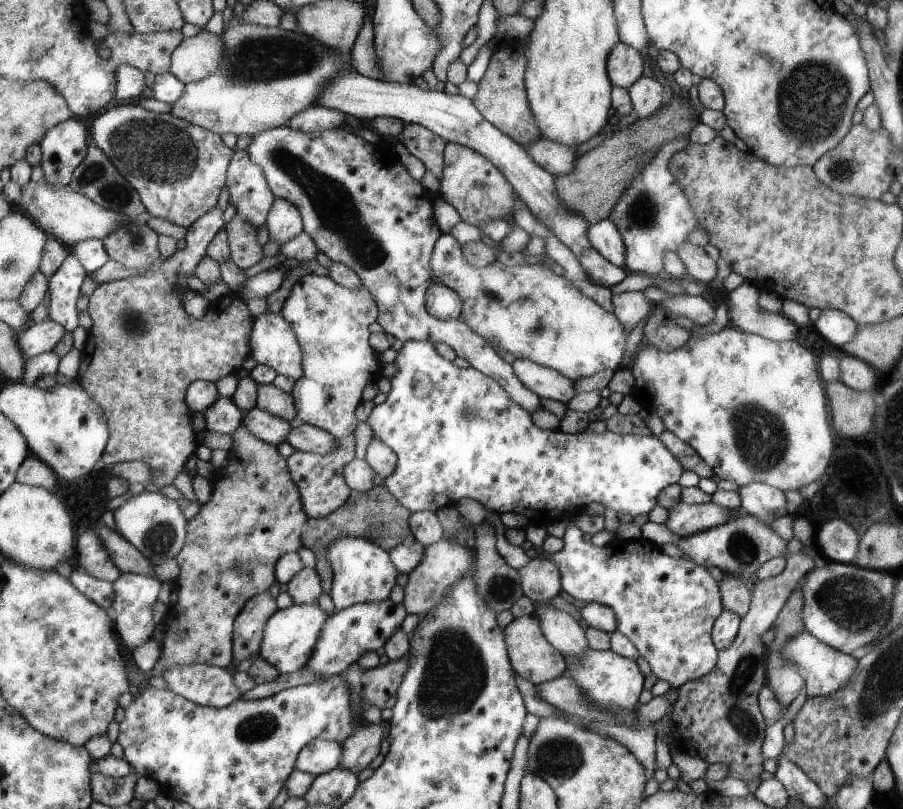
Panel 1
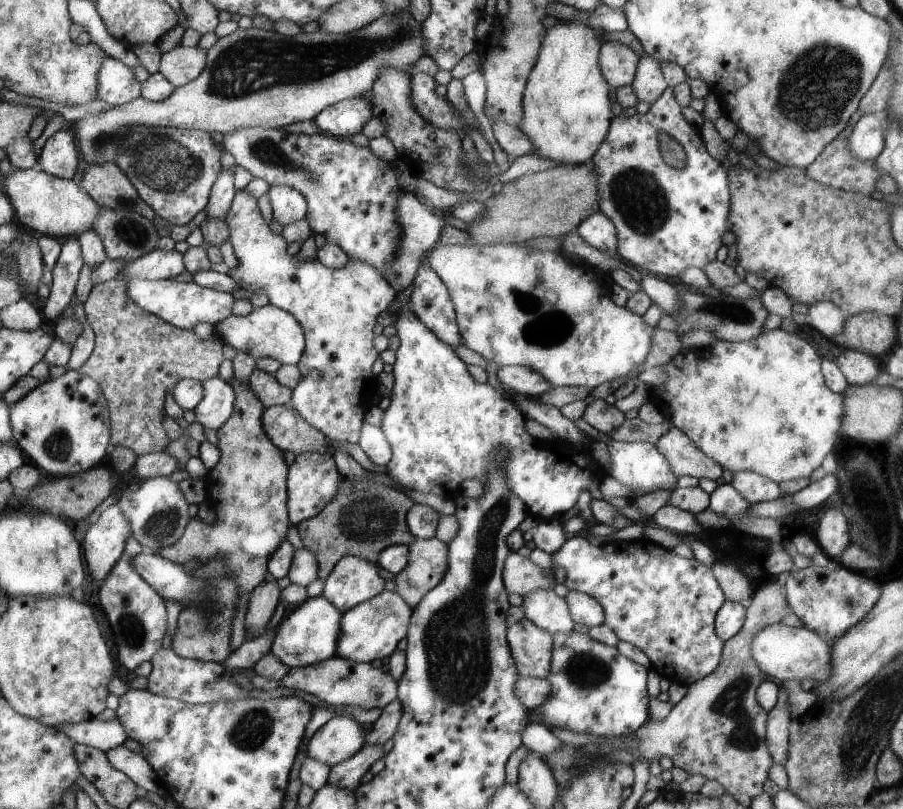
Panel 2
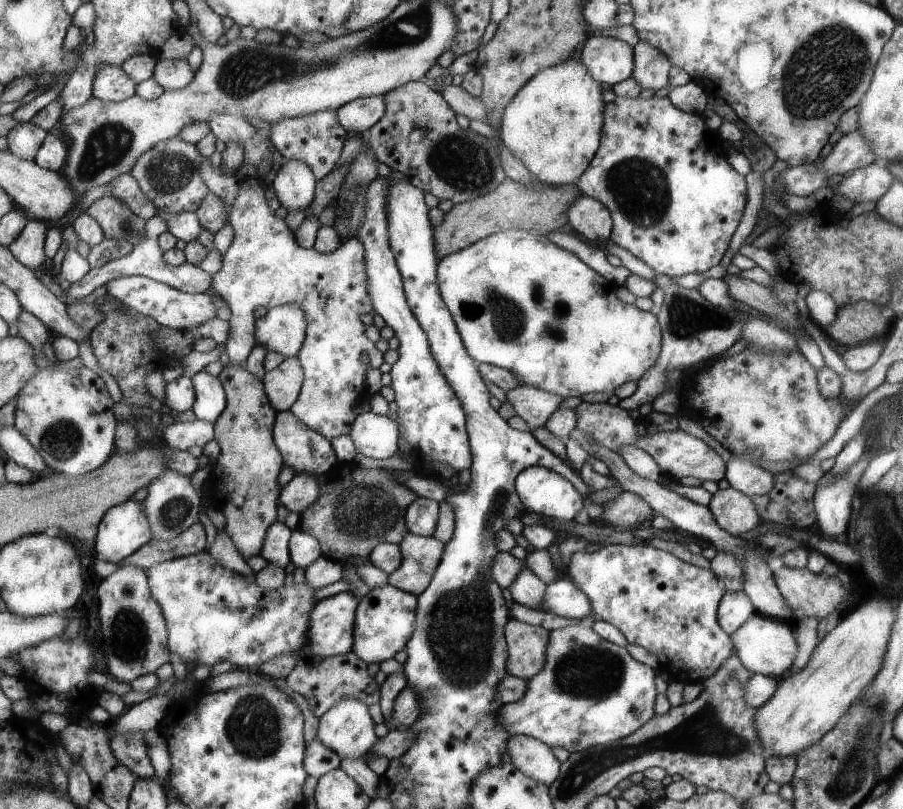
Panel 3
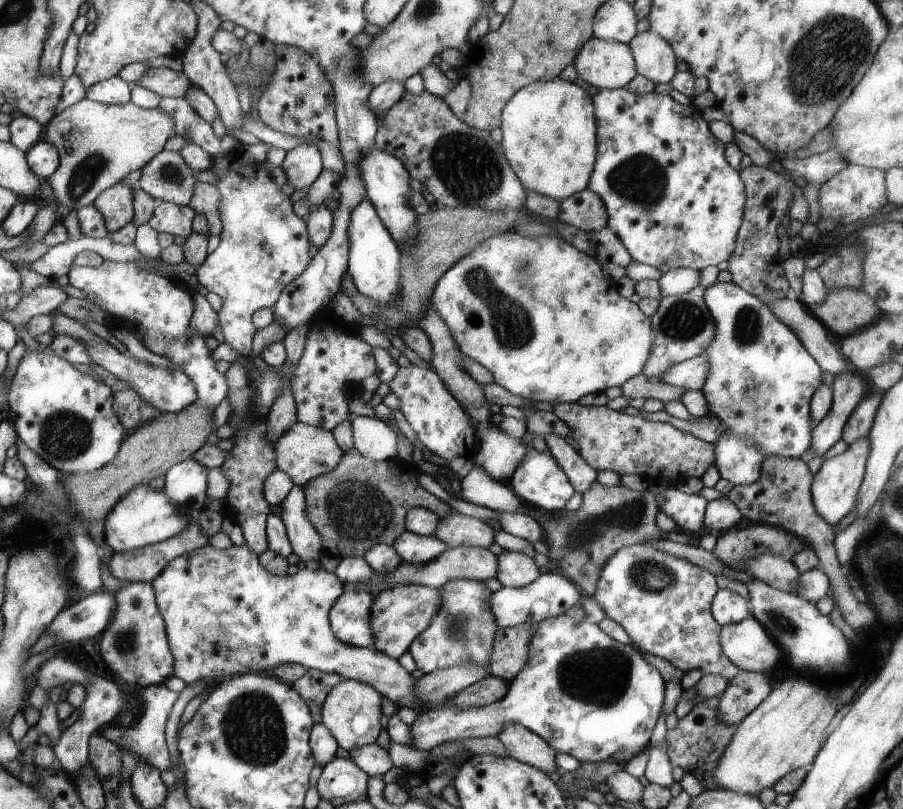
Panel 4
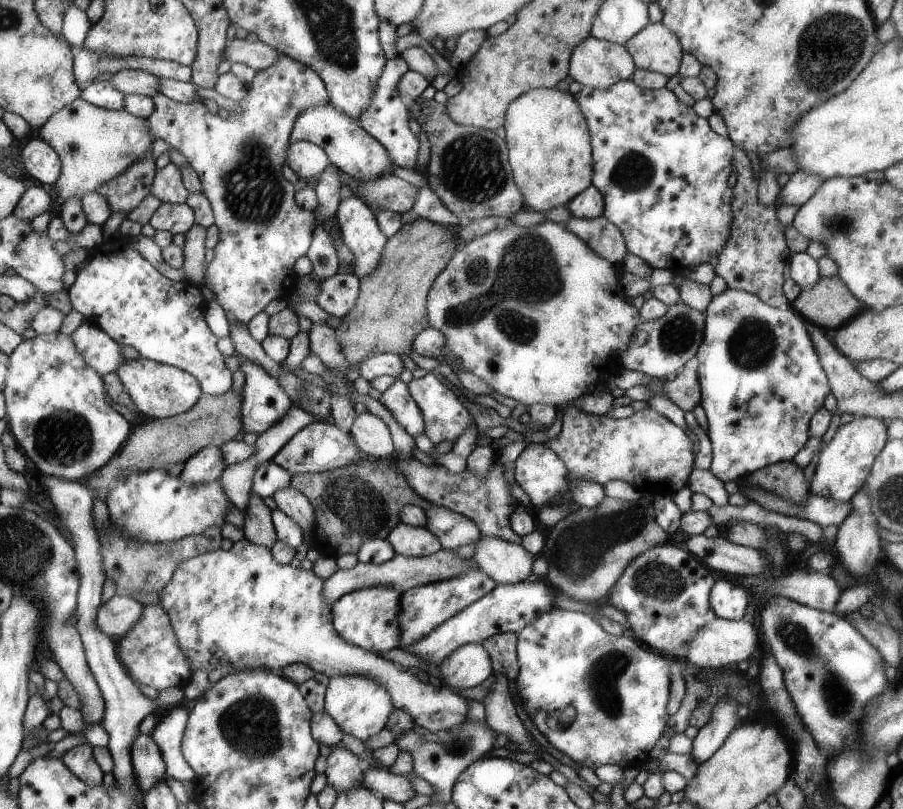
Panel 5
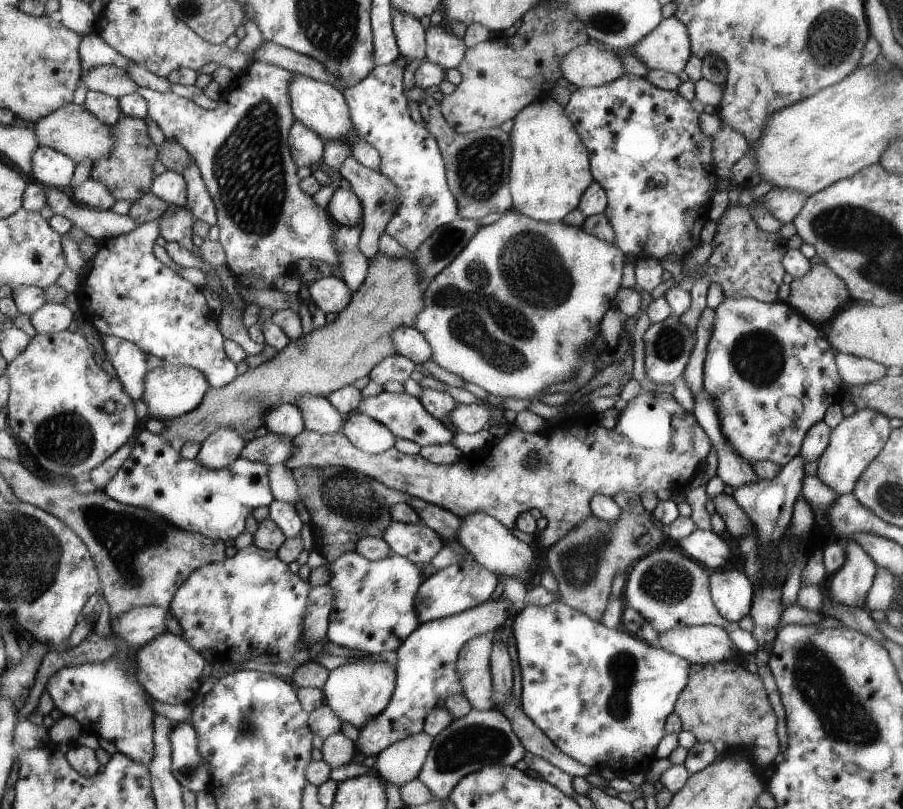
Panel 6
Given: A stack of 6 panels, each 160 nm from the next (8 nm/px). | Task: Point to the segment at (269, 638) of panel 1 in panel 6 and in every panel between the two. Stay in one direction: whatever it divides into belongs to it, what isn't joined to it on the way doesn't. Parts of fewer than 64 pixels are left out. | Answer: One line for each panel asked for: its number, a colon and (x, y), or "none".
2: (310, 634)
3: (333, 633)
4: (351, 617)
5: (370, 618)
6: (374, 611)

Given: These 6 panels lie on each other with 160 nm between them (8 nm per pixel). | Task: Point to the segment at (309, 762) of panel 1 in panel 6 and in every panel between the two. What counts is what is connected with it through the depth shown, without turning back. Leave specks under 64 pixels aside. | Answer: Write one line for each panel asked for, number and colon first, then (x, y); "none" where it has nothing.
2: (341, 738)
3: (348, 728)
4: (352, 711)
5: (362, 707)
6: (359, 692)

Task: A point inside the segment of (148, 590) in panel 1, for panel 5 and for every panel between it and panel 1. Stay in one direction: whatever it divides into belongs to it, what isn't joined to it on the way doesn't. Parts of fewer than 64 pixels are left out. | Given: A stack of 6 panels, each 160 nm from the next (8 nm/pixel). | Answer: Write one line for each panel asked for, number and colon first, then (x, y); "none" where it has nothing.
2: (137, 614)
3: (135, 634)
4: (135, 647)
5: (151, 653)

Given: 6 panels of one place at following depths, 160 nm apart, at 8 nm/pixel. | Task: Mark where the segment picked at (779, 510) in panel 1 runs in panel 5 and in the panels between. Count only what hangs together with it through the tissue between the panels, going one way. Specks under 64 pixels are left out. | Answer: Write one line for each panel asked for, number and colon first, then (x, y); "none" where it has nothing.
2: (754, 488)
3: (746, 477)
4: (760, 381)
5: (761, 381)

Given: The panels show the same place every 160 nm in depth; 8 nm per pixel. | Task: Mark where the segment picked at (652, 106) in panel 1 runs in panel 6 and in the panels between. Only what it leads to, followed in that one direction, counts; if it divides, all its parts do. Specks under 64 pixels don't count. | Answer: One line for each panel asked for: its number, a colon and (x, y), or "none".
2: (649, 83)
3: (651, 67)
4: (654, 58)
5: (656, 49)
6: (667, 48)

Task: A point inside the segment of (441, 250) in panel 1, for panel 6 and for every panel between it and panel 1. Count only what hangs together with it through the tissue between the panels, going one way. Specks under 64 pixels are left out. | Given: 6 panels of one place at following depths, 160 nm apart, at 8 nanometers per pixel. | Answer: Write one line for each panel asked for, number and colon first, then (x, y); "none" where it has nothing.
2: (516, 306)
3: (520, 303)
4: (538, 314)
5: (536, 314)
6: (514, 311)

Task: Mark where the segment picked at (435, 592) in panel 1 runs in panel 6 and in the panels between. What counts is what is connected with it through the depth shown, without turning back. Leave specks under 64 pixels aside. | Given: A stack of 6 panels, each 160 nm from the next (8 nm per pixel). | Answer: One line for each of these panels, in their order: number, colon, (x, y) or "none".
2: (428, 561)
3: (421, 555)
4: (417, 549)
5: (407, 540)
6: (420, 543)

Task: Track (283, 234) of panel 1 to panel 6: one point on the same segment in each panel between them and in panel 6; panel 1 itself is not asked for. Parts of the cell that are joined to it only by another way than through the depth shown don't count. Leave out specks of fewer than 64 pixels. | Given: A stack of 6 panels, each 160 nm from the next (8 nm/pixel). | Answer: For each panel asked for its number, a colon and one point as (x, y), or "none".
2: (288, 204)
3: (295, 183)
4: (303, 165)
5: (308, 160)
6: (308, 147)

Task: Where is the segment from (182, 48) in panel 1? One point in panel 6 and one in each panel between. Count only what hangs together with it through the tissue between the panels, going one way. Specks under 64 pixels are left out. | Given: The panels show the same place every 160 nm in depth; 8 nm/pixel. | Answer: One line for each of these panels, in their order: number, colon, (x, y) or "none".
2: (181, 66)
3: (175, 75)
4: (167, 83)
5: (131, 82)
6: (114, 80)

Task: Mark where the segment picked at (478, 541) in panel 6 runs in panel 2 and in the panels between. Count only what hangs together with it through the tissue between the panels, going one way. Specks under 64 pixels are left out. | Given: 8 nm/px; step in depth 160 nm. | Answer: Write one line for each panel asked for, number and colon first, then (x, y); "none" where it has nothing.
2: (544, 608)
3: (527, 590)
4: (514, 570)
5: (504, 562)

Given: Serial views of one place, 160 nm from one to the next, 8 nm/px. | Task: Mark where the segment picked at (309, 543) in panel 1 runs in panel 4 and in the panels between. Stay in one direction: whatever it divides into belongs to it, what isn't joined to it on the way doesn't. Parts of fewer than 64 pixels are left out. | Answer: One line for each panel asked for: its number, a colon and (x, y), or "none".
2: (366, 517)
3: (360, 508)
4: (362, 503)

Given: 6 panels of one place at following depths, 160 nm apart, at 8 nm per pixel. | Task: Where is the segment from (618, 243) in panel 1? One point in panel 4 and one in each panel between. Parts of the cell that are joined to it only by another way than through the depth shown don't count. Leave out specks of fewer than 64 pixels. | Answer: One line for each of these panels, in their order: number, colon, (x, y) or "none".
2: (599, 233)
3: (587, 216)
4: (585, 210)

